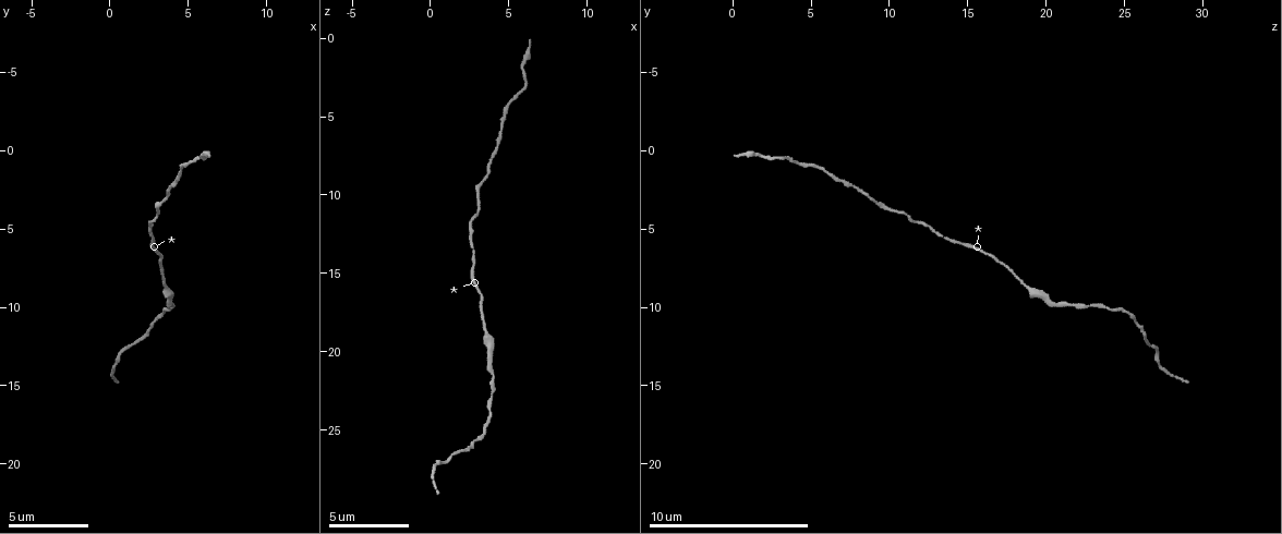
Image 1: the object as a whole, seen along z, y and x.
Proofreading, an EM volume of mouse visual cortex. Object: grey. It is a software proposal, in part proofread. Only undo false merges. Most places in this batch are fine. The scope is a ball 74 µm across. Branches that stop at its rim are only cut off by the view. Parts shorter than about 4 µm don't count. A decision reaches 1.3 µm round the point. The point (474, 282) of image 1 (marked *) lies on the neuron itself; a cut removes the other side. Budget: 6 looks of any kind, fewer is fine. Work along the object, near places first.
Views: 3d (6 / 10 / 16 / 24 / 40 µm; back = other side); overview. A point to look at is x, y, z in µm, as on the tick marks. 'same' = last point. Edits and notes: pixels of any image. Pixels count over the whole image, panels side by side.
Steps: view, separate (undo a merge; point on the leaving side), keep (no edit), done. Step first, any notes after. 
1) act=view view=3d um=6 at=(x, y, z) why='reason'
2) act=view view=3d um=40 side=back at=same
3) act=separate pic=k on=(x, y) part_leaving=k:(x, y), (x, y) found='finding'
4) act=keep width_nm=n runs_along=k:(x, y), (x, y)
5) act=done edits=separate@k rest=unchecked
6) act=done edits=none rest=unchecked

act=view view=3d um=16 at=(3.6, 2.8, 8.2) why='narrows sharply'

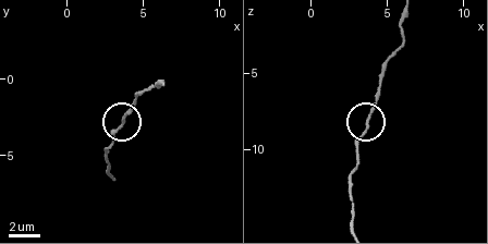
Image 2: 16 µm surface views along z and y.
act=view view=3d um=16 side=back at=same

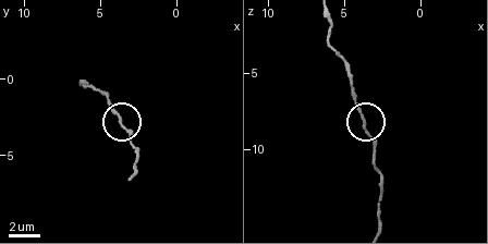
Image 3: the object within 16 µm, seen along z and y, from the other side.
act=keep runs_along=3:(377, 223), (381, 177), (374, 160), (373, 137), (352, 87) found='all the same neuron'

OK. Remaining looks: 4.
act=view view=3d um=6 at=(5.4, 0.6, 3.8) why='thick turns thin'

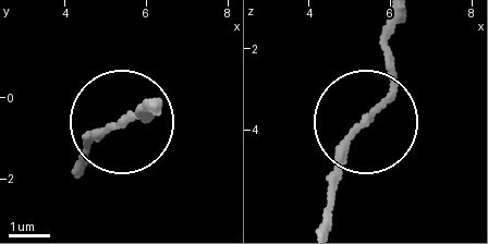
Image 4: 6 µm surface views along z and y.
act=keep width_nm=170 runs_along=4:(327, 217), (337, 155), (395, 71), (389, 19) found='continuous, no second neuron'

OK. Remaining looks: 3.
act=view view=3d um=6 at=(3.6, 10.0, 21.2) why='calibre changes'

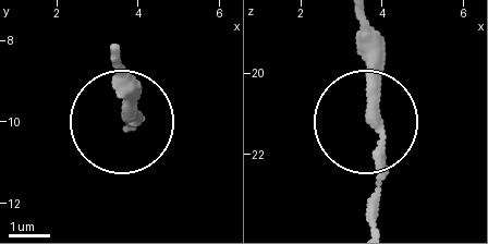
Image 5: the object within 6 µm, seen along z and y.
act=keep width_nm=270 runs_along=5:(358, 20), (375, 217) found='one neuron here'

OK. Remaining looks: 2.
act=done edits=none rest=unchecked

